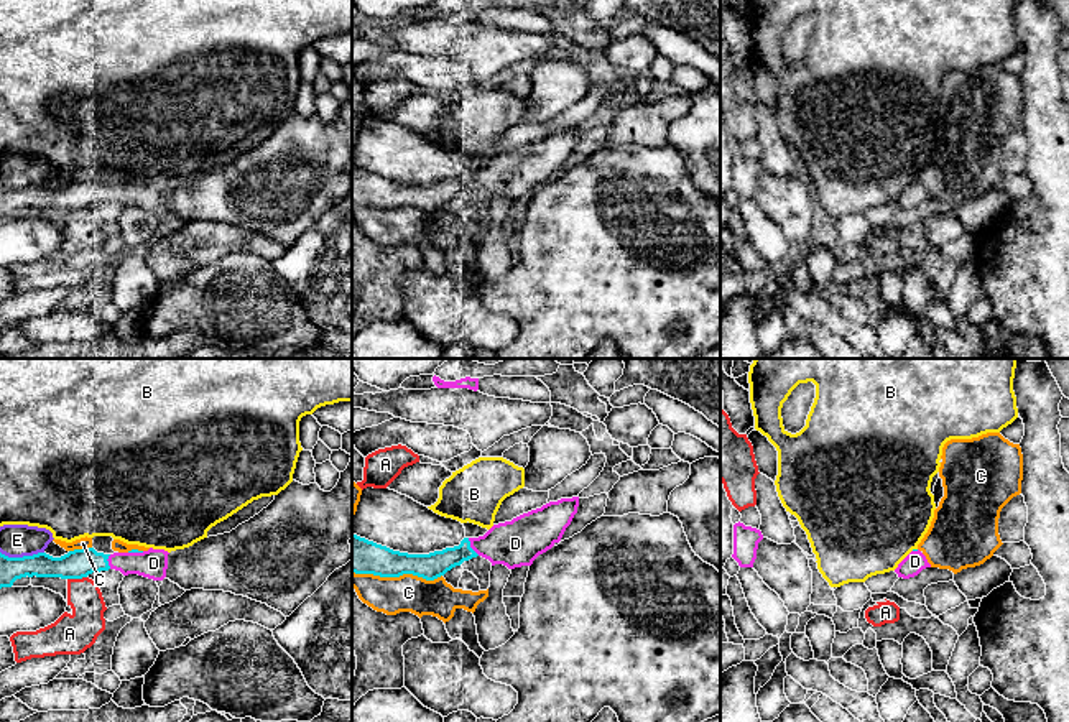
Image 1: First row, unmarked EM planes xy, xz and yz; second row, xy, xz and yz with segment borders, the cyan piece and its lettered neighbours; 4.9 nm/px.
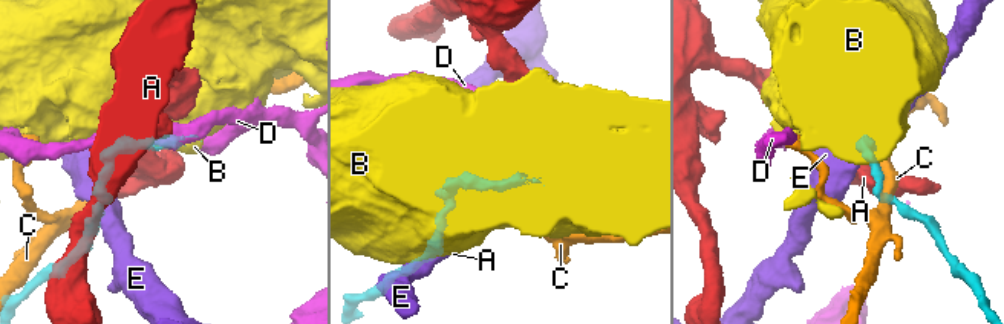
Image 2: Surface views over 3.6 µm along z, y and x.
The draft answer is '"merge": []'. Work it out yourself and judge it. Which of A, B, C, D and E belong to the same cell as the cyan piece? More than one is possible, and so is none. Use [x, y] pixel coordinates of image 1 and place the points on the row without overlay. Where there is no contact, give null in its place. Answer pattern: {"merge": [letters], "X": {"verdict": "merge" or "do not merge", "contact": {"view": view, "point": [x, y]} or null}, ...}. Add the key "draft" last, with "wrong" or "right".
{"merge": ["D"], "A": {"verdict": "do not merge", "contact": {"view": "xy", "point": [76, 209]}}, "B": {"verdict": "do not merge", "contact": {"view": "yz", "point": [913, 181]}}, "C": {"verdict": "do not merge", "contact": {"view": "xz", "point": [397, 208]}}, "D": {"verdict": "merge", "contact": {"view": "xz", "point": [469, 178]}}, "E": {"verdict": "do not merge", "contact": {"view": "xy", "point": [23, 188]}}, "draft": "wrong"}

